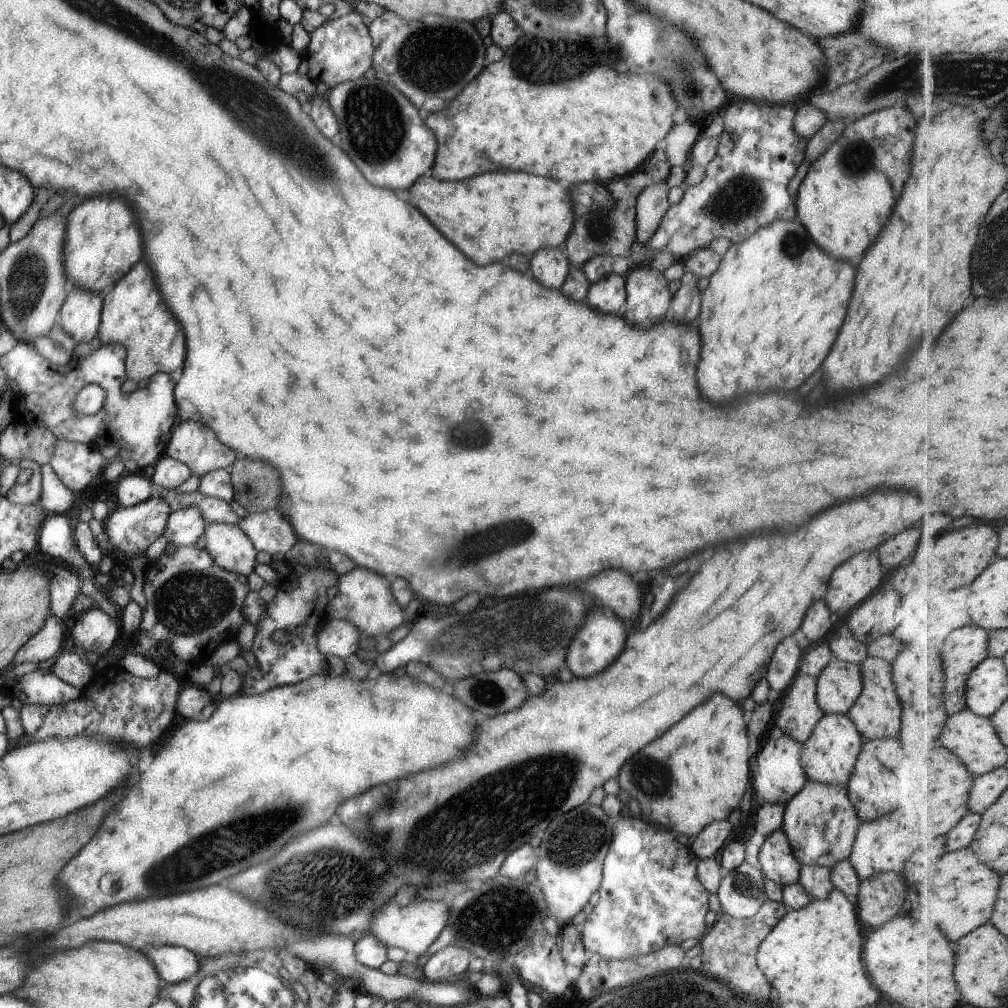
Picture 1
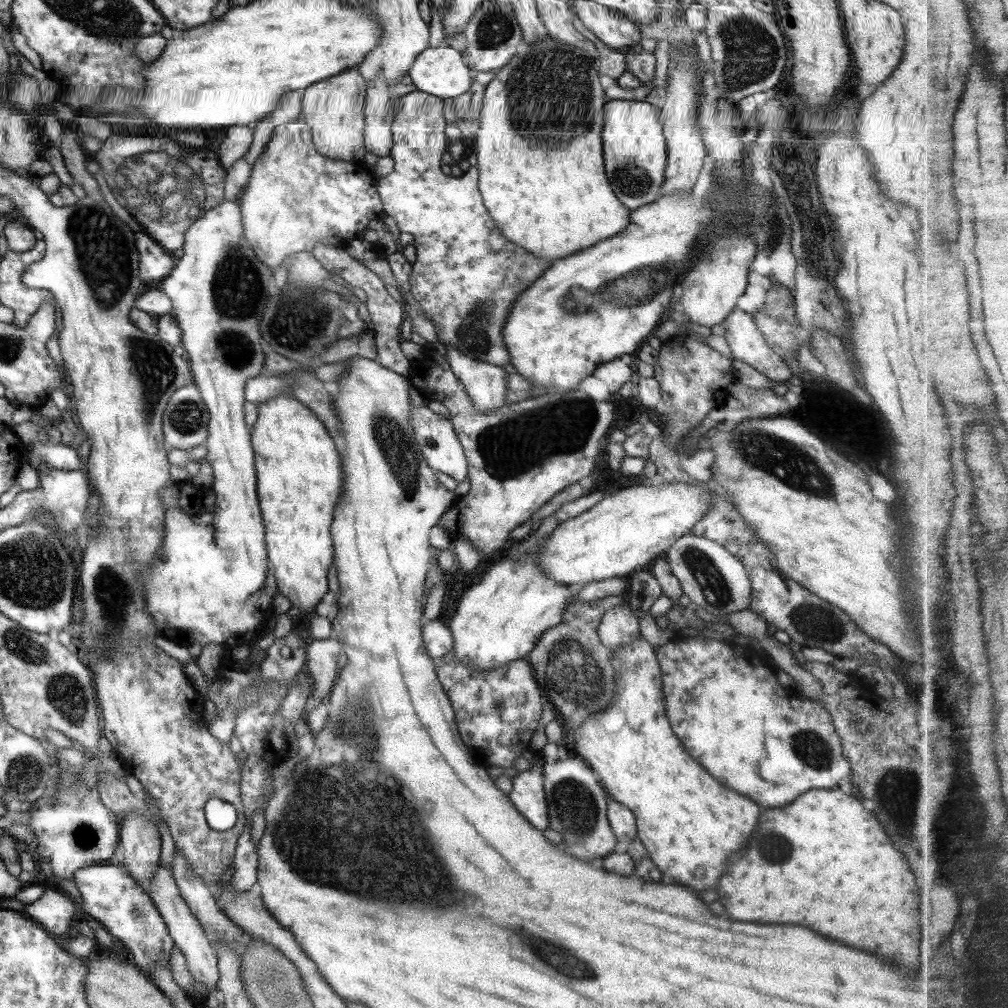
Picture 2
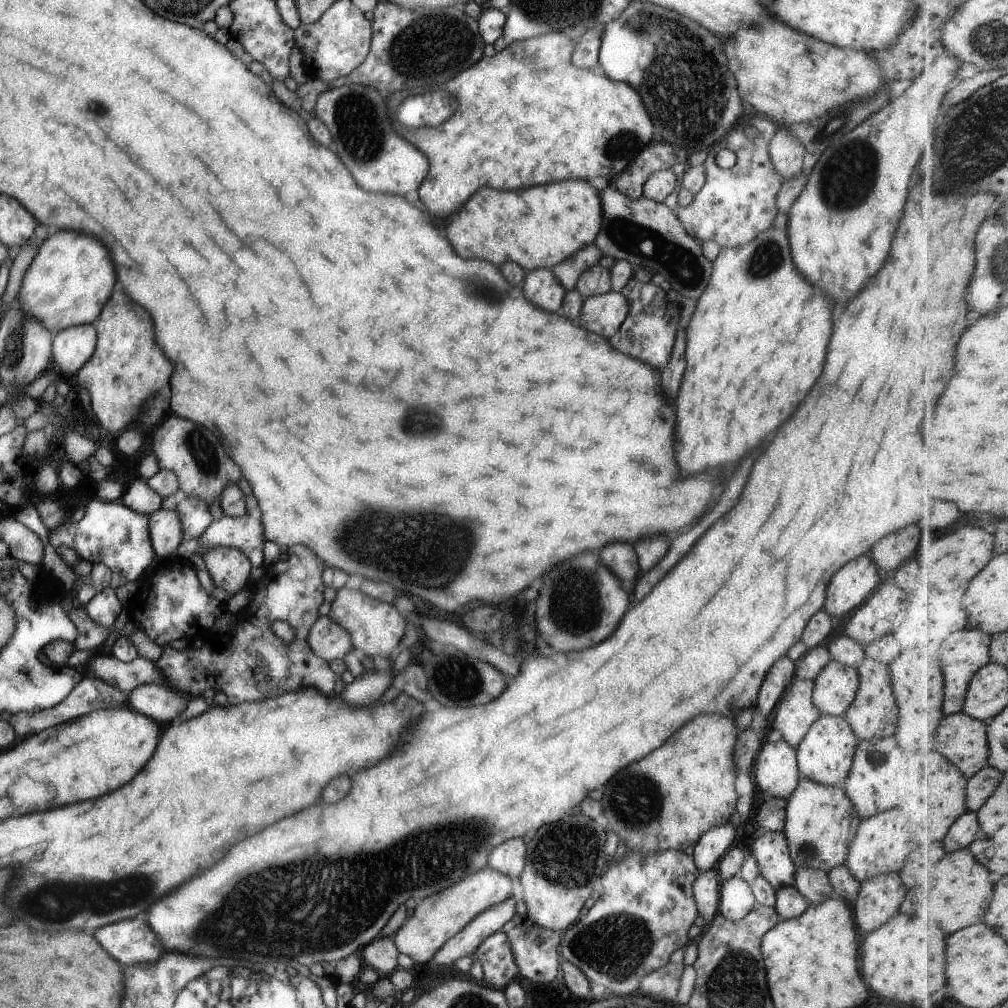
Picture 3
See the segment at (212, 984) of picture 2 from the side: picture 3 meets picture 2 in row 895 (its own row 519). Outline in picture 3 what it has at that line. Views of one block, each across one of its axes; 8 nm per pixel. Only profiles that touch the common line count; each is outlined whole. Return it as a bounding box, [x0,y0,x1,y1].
[149,509,186,557]

